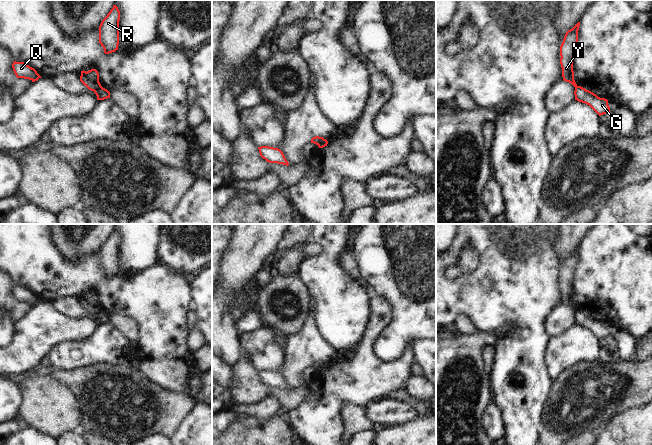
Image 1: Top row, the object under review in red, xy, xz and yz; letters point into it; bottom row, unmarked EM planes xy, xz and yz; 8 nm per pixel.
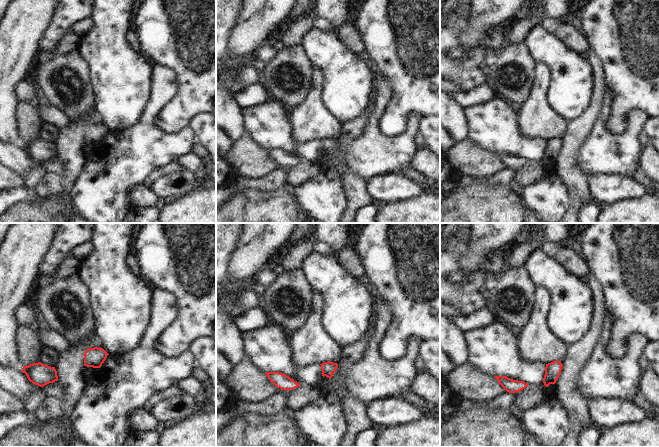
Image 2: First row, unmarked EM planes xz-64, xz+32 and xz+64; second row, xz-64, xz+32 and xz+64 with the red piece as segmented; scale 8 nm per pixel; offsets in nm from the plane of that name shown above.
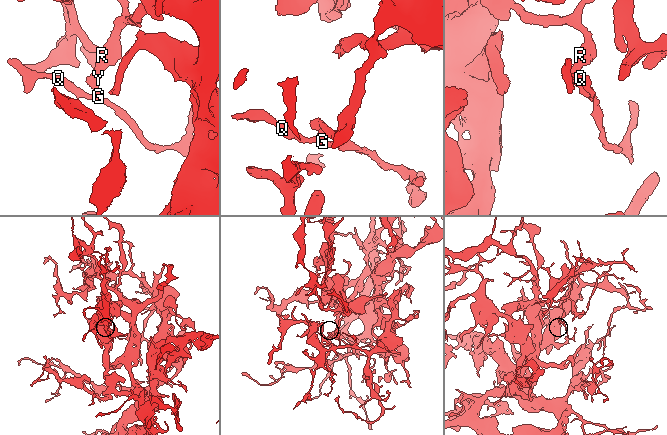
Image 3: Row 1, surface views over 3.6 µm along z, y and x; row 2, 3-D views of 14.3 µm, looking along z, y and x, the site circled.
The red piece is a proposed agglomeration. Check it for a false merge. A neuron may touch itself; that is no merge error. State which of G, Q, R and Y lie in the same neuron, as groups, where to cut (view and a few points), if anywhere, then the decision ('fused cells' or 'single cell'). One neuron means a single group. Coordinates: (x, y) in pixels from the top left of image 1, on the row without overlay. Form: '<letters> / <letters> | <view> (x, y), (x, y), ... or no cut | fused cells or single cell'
G Q / R Y | xy (101, 310), (93, 314) | fused cells

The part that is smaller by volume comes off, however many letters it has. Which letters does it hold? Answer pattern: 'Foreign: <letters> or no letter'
Foreign: G, Q

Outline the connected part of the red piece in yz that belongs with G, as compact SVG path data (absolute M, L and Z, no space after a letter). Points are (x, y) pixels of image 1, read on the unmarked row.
M581 310L575 312L574 319L575 324L589 329L599 340L610 336L607 323L600 322Z

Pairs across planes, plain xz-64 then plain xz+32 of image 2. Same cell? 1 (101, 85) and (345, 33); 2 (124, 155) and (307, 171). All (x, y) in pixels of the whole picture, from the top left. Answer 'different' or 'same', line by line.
1: different
2: different

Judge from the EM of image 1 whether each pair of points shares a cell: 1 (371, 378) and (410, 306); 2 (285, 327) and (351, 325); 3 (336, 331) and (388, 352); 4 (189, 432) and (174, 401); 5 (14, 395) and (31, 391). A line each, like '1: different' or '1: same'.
1: different
2: different
3: different
4: different
5: different

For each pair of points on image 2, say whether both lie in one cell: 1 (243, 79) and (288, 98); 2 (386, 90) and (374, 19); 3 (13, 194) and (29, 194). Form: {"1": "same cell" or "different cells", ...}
{"1": "different cells", "2": "different cells", "3": "same cell"}

